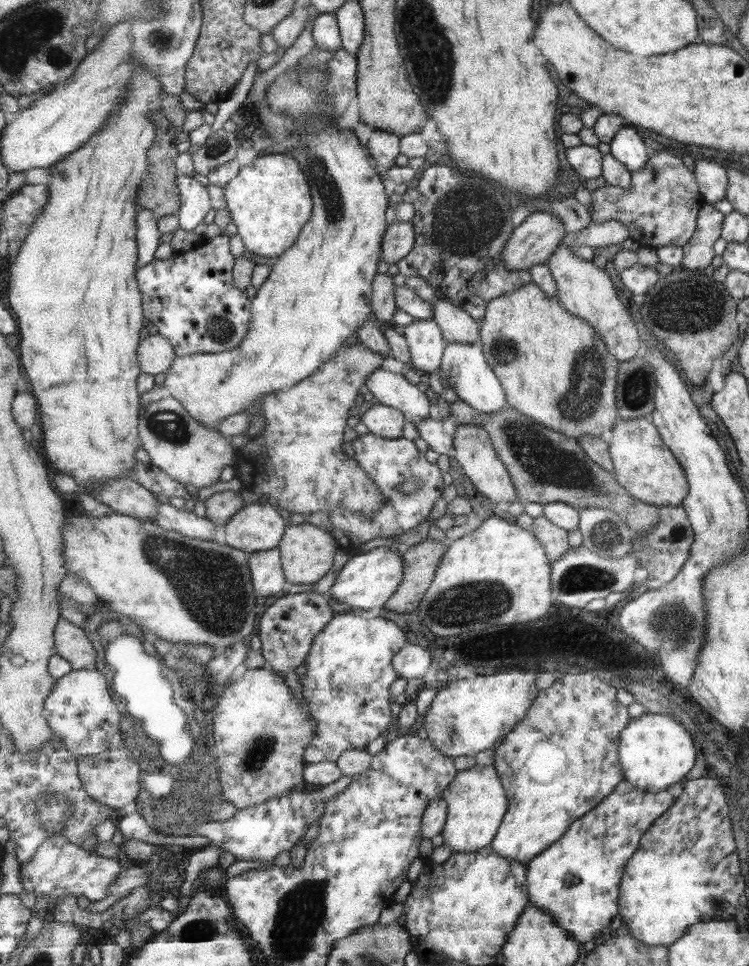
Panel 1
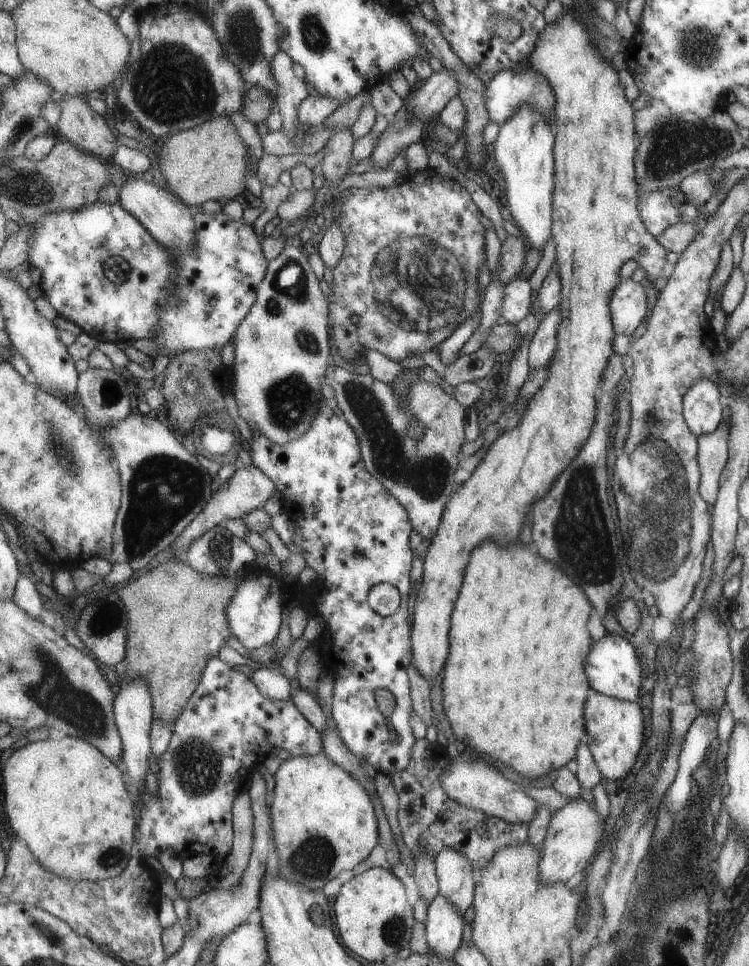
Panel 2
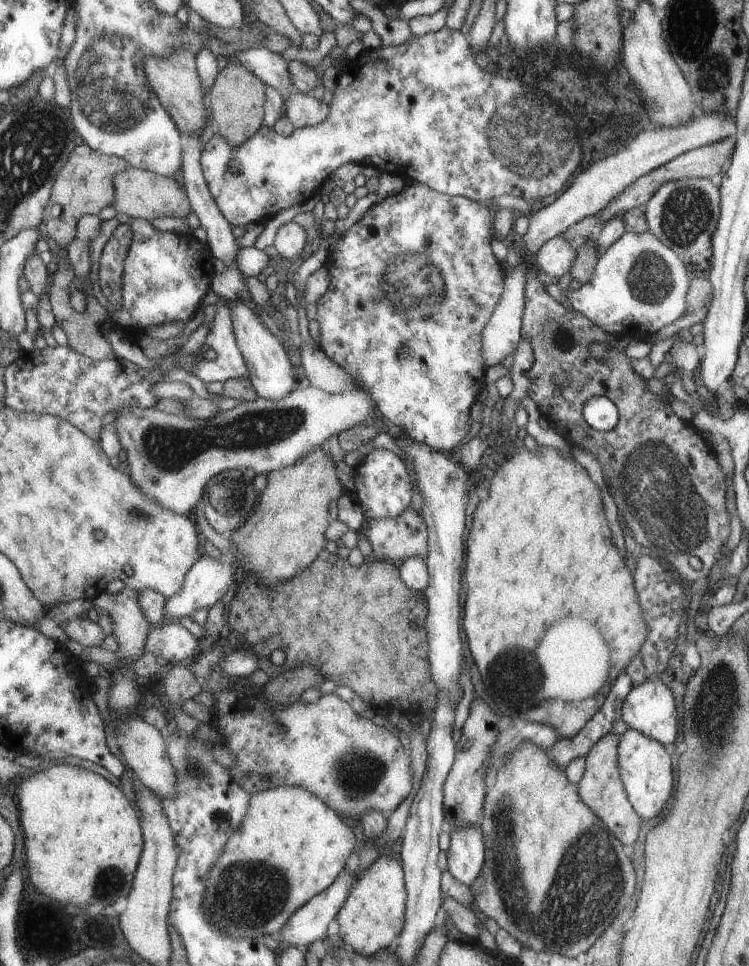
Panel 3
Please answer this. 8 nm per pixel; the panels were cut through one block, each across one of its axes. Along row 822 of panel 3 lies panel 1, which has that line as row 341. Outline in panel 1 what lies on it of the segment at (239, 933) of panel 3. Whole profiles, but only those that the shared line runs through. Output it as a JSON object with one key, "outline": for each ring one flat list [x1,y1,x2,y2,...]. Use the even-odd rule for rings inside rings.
{"outline":[[312,114,312,116,306,116,304,120,293,120,293,131,287,136,293,136,295,142,299,140,302,142,304,138,309,140,307,146,303,146,303,150,293,150,292,157,300,165,300,168,304,171,304,175,307,176,307,181,310,186,310,192,313,194,313,212,310,215,310,219,302,227,300,236,296,239,296,242,292,244,284,252,274,259,274,264,271,266,270,273,267,275,265,282,257,289,252,301,252,320,248,324,248,332,245,334,245,338,240,344,232,350,209,354,186,354,185,356,176,356,173,359,172,367,169,368,167,373,167,379,163,382,163,386,168,389,171,397,175,397,183,407,188,411,188,415,192,416,199,424,204,425,206,428,213,429,218,422,222,422,224,418,228,418,232,414,243,413,243,410,253,404,255,400,264,398,266,394,270,392,277,392,278,390,284,390,285,388,291,388,294,385,300,383,301,380,307,380,307,378,315,373,321,365,325,365,333,355,338,352,339,348,343,346,343,342,357,330,361,329,365,325,365,321,372,318,372,283,377,274,375,266,377,266,377,260,379,260,379,240,381,240,381,234,385,232,385,210,387,210,387,198,385,198,385,192,383,192,383,186,381,186,381,180,379,176,371,170,367,158,365,158,365,150,363,146,359,146,357,138,351,134,349,128,339,129,335,124,332,124,324,114],[327,127,335,128,329,135,324,135,323,130],[319,132,321,132,320,137]]}

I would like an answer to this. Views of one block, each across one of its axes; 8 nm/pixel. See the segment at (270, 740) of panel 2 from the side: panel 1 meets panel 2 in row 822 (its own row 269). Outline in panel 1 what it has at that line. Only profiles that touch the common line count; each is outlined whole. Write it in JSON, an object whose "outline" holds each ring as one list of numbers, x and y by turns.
{"outline":[[223,232,202,246,171,255,167,260,154,258,151,263,140,267,136,280,140,283,140,296,144,302,145,320,154,324,158,335,165,337,175,350,175,356,186,354,219,353,236,348,245,338,249,324,249,300,243,289,237,290,232,279,233,256,227,246,229,238]]}

